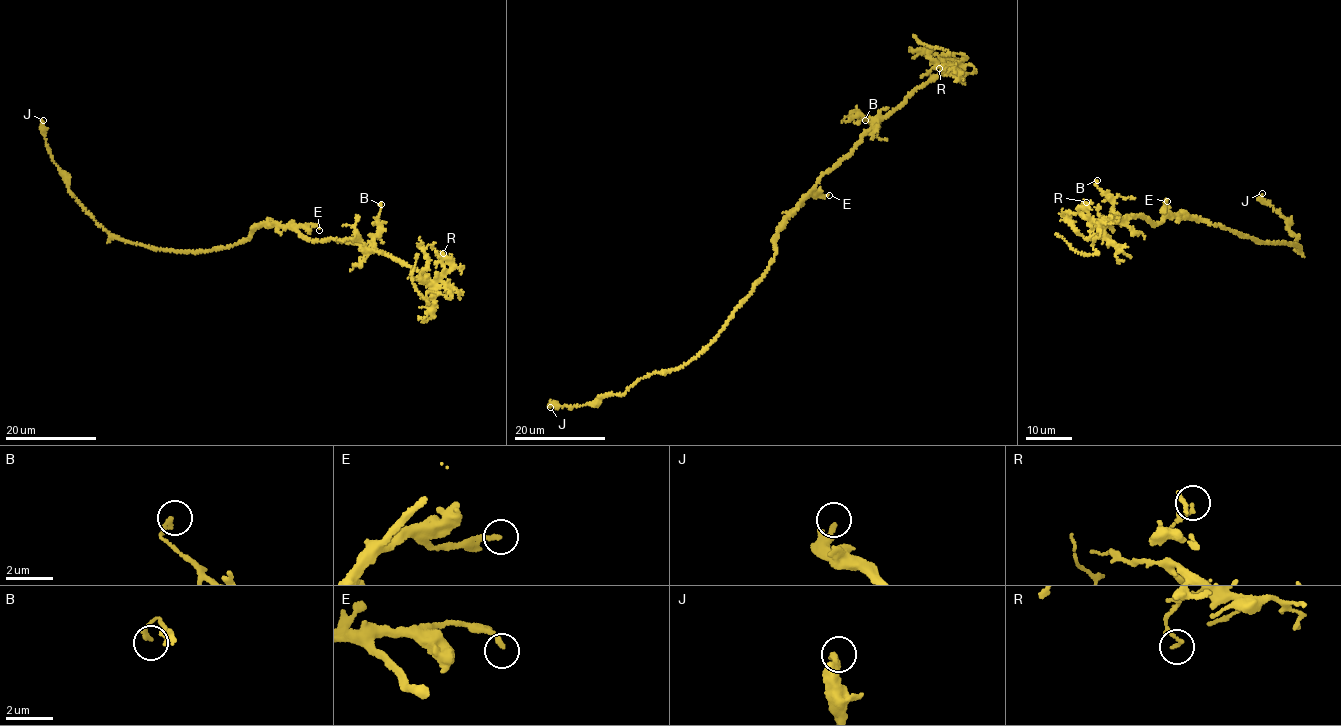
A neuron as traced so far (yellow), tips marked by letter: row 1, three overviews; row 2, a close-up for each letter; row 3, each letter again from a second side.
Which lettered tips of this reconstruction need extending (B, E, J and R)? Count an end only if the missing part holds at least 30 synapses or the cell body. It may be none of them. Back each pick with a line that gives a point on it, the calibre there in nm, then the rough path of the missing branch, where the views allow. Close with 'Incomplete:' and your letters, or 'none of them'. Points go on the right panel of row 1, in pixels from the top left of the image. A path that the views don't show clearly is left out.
Incomplete: none of them

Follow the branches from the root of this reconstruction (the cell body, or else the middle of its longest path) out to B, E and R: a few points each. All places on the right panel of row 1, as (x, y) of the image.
B: (1188, 217), (1166, 217), (1154, 224), (1142, 215), (1119, 220), (1113, 201), (1094, 184), (1097, 180)
E: (1188, 217), (1167, 213), (1164, 209), (1167, 201)
R: (1188, 217), (1166, 217), (1154, 224), (1142, 215), (1134, 215), (1113, 219), (1100, 227), (1079, 208), (1086, 202)

